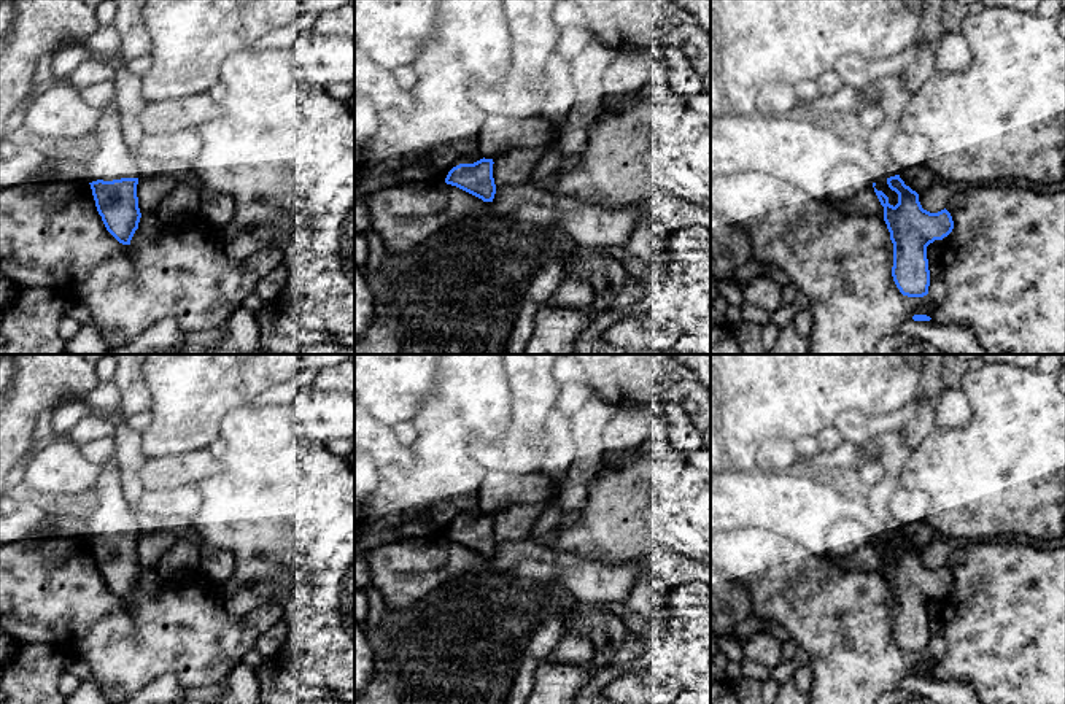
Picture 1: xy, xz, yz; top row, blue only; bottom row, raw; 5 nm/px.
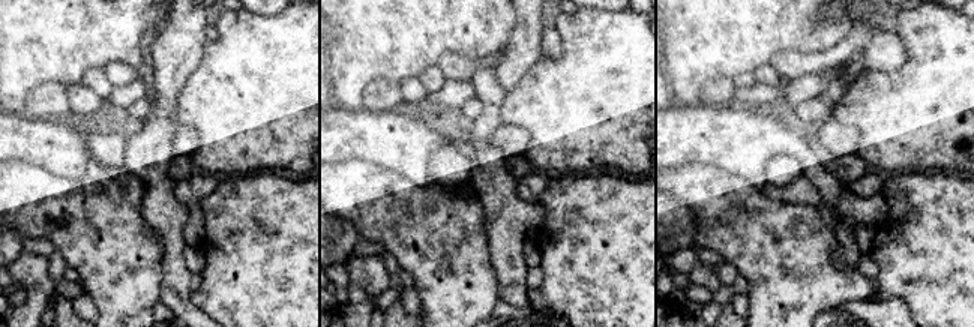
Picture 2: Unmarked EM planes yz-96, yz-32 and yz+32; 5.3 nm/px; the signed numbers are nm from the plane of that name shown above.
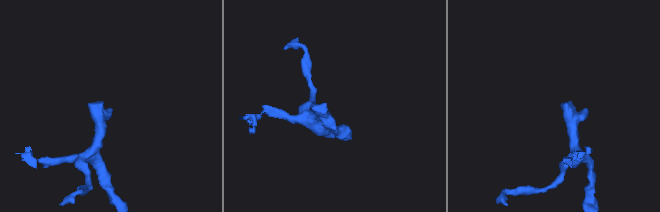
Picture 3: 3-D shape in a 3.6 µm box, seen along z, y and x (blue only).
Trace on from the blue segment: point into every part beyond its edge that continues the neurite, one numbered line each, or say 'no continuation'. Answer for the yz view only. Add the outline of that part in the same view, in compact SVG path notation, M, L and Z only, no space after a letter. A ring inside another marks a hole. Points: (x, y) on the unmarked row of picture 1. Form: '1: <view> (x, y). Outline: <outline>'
1: yz (892, 525). Outline: M890 516L885 523L882 523L884 536L900 531L901 526L903 526L903 523L900 520Z

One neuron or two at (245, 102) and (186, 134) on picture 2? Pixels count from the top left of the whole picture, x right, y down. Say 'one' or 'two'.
two

